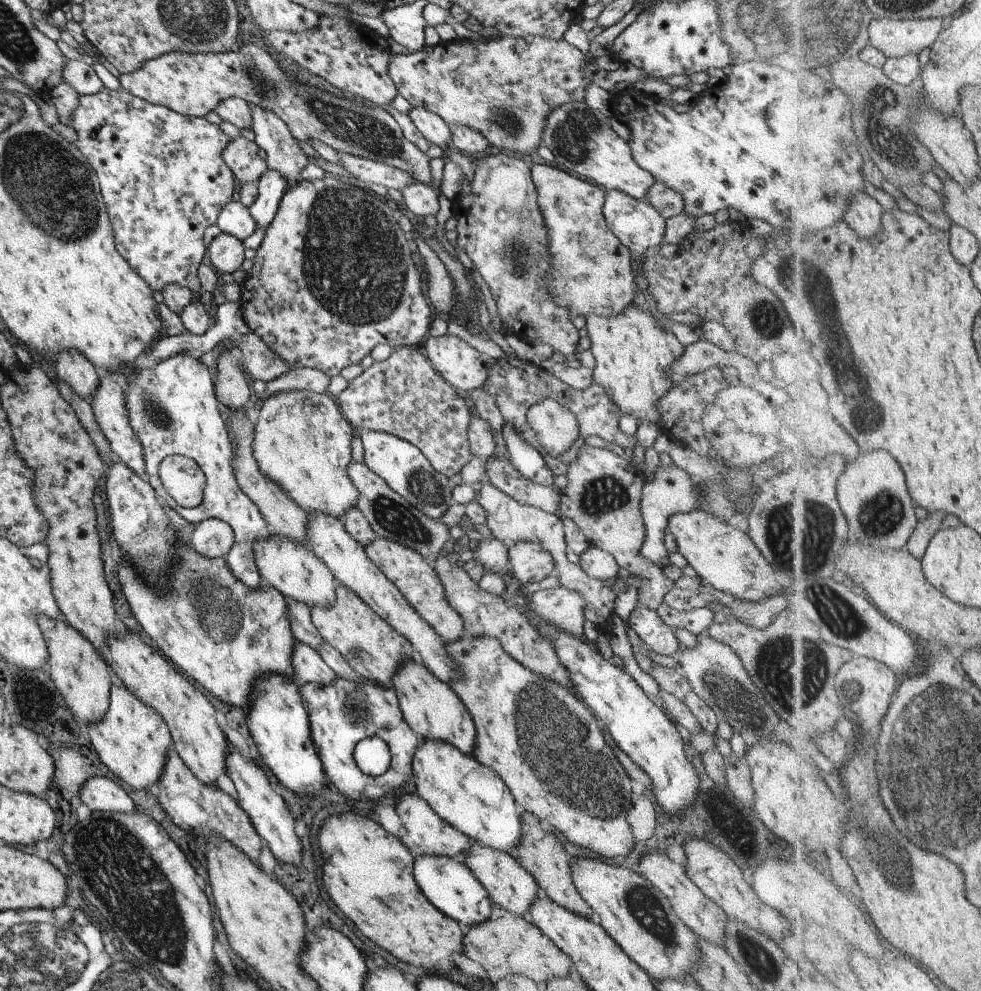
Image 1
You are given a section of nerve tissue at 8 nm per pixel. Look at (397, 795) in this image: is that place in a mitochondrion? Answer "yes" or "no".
no

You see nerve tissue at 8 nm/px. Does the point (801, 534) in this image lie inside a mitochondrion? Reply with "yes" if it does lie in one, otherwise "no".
yes

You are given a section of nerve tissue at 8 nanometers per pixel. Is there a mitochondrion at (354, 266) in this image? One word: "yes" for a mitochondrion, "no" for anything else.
yes

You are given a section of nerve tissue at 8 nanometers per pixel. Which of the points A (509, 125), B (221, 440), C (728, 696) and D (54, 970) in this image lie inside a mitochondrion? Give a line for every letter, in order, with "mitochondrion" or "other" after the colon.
A: mitochondrion
B: other
C: mitochondrion
D: mitochondrion

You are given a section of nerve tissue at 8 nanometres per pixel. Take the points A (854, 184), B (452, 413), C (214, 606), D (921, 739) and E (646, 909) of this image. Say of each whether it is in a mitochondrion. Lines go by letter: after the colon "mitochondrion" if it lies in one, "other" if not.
A: other
B: other
C: mitochondrion
D: mitochondrion
E: mitochondrion

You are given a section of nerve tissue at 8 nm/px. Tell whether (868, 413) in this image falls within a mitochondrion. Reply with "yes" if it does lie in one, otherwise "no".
yes

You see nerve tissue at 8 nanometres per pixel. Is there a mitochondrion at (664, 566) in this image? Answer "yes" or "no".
no

